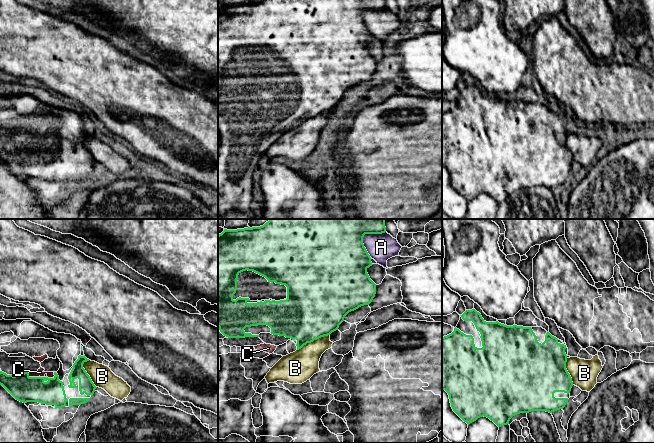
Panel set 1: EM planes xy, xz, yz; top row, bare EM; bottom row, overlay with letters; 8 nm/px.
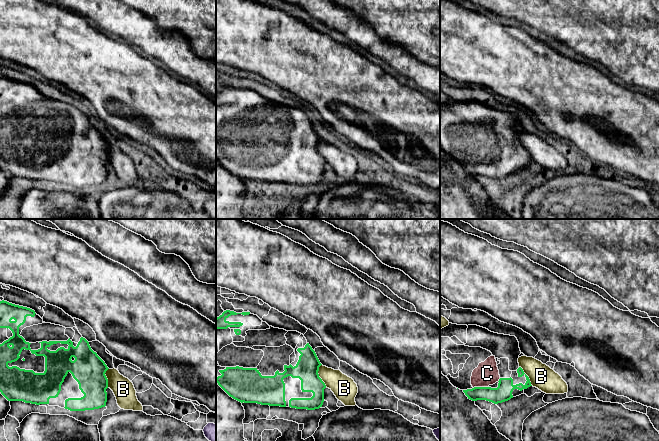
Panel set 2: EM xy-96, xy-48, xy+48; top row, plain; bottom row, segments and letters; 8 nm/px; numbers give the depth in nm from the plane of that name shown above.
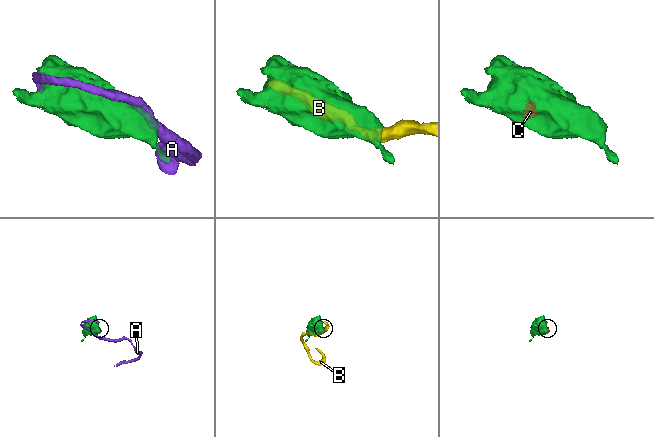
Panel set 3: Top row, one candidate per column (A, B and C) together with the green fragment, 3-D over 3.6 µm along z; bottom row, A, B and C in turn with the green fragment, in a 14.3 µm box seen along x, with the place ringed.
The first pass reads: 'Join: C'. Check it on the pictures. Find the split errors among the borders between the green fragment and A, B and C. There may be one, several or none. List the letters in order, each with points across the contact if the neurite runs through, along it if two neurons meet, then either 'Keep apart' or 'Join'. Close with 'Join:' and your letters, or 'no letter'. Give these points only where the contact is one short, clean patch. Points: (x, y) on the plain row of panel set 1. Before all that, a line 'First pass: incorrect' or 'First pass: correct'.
First pass: correct
A: Keep apart
B: Keep apart
C: Path across: xy (23, 164), (33, 153), (40, 148). Join
Join: C

